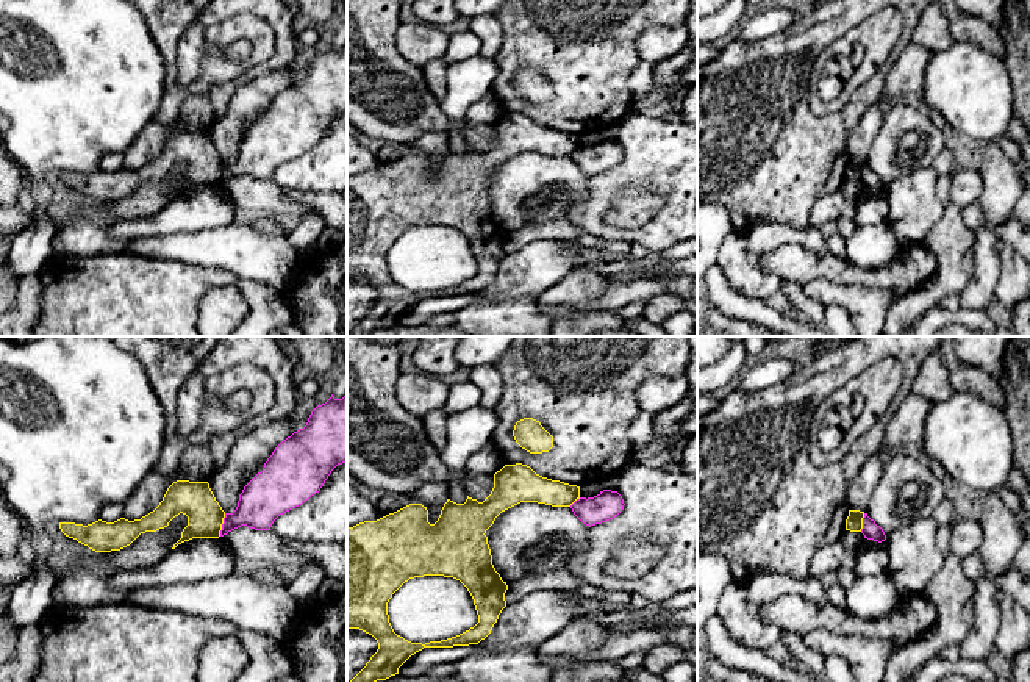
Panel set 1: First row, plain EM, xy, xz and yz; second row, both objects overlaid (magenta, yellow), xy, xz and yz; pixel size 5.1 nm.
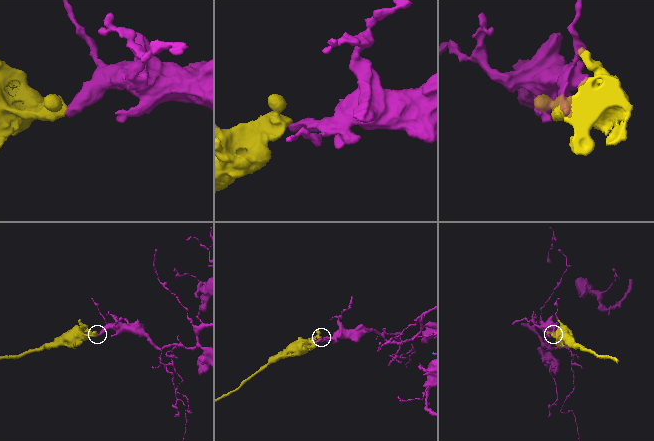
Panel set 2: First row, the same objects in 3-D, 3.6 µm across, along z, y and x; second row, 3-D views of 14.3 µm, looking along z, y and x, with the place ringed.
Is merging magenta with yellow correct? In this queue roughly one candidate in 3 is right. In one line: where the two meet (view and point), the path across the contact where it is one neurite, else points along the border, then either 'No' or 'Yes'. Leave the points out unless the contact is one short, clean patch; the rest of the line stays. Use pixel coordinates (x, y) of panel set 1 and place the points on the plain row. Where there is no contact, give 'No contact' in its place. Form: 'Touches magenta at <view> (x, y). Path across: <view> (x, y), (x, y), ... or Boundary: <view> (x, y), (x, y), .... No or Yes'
Touches magenta at xy (222, 174). Boundary: xy (225, 163), (219, 185). No

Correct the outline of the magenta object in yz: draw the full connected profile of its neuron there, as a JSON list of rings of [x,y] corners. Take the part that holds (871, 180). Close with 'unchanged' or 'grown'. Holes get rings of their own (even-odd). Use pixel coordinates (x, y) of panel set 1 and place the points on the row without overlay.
[[[864,163],[864,167],[863,167],[861,183],[864,185],[864,188],[874,189],[878,192],[886,189],[883,178],[877,175],[875,170],[867,166],[867,163]]]; unchanged

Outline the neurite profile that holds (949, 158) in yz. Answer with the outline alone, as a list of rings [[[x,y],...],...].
[[[949,144],[932,163],[932,169],[938,177],[955,172],[963,163],[960,149],[955,144]]]

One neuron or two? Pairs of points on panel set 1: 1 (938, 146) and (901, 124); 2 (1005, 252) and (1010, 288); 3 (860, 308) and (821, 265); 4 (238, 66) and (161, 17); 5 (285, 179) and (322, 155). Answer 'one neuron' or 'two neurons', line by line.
1: one neuron
2: one neuron
3: two neurons
4: one neuron
5: one neuron

